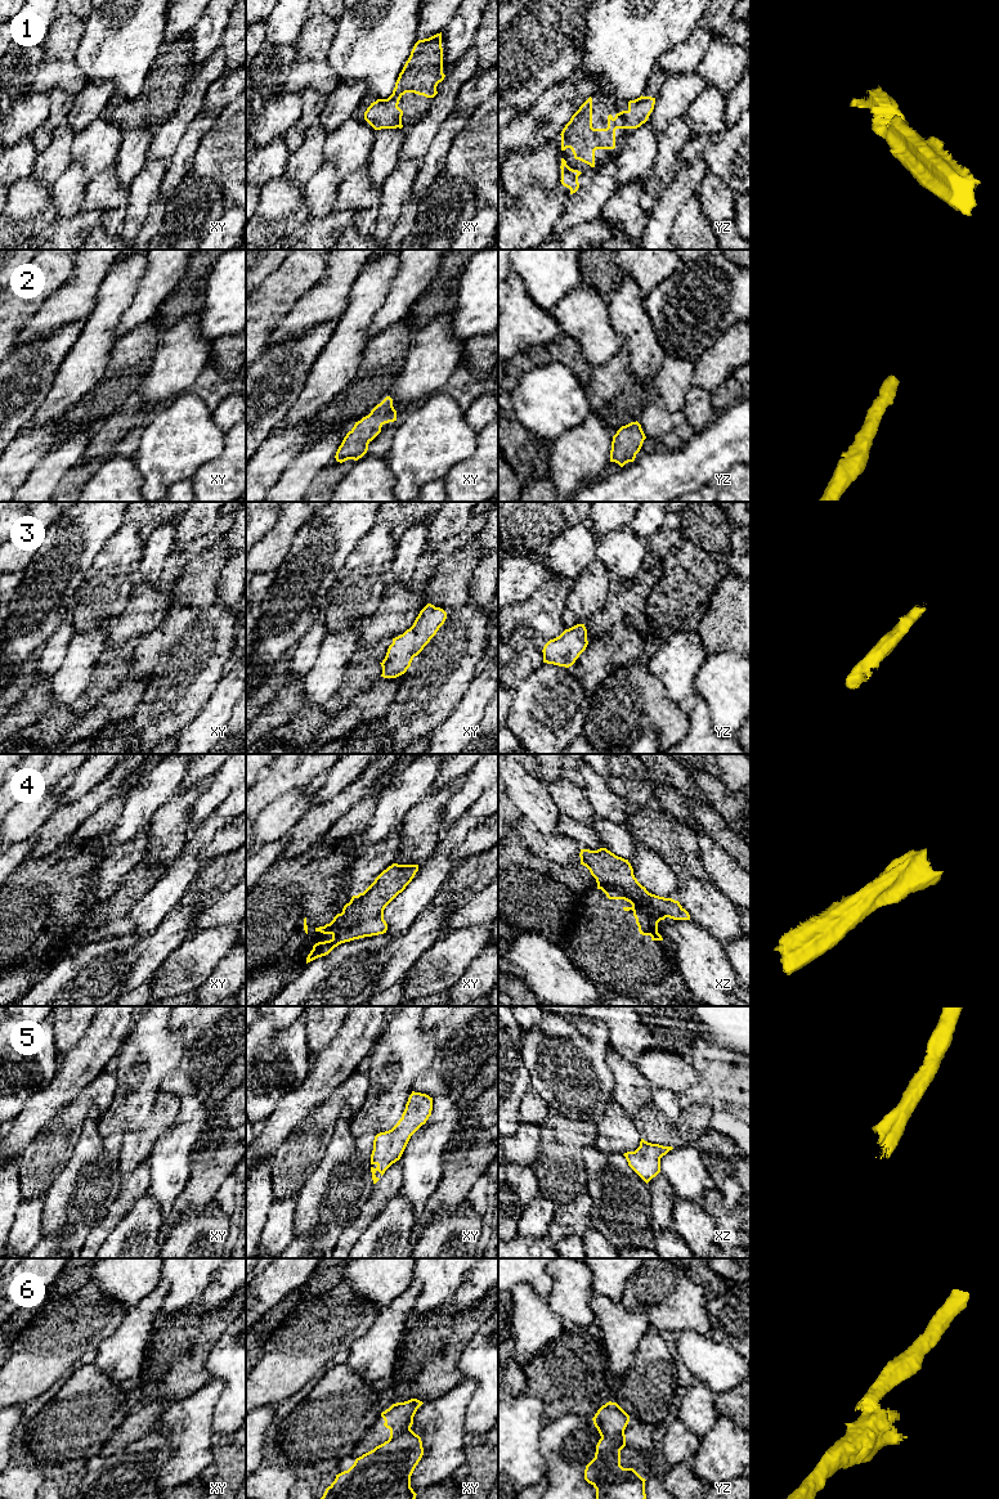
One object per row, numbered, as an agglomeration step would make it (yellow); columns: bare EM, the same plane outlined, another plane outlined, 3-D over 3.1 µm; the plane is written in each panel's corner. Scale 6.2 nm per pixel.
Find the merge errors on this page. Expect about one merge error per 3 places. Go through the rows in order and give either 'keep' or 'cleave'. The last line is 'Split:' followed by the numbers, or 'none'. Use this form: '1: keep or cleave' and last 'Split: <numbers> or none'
1: keep
2: keep
3: keep
4: keep
5: keep
6: cleave
Split: 6

